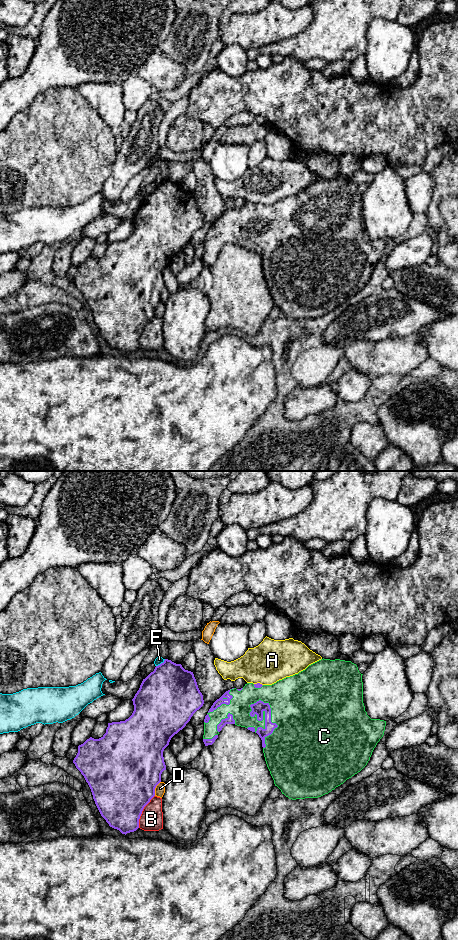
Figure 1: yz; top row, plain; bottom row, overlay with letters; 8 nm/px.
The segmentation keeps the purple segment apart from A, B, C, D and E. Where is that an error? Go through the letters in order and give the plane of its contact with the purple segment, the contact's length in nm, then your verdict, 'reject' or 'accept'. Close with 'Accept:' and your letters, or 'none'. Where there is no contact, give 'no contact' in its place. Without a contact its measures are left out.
A: meets purple in yz; contact 70 nm long; reject
B: meets purple in yz; contact 300 nm long; reject
C: meets purple in yz; contact 400 nm long; accept
D: meets purple in yz; contact 130 nm long; reject
E: meets purple in yz; contact 100 nm long; reject
Accept: C

